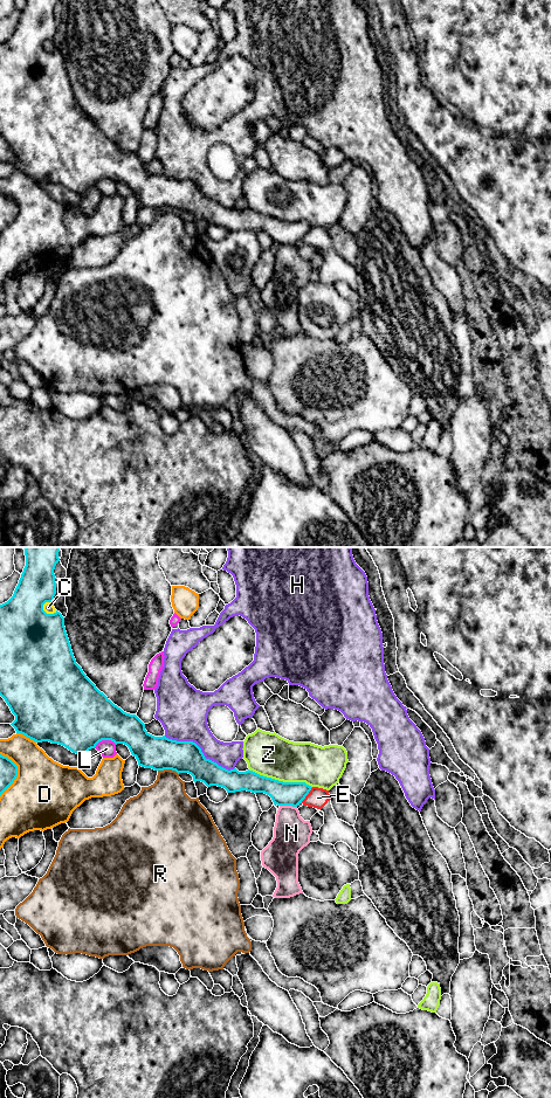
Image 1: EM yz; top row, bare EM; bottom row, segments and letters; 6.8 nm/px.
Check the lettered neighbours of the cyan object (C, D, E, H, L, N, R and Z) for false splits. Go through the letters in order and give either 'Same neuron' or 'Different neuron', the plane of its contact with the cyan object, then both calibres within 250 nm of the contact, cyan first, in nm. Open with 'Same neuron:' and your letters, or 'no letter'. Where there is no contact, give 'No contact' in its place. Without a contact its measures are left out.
Same neuron: no letter
C: Different neuron. Touches cyan in yz. Thickness 480 nm (cyan) against 80 nm
D: Different neuron. Touches cyan in yz. Thickness 460 nm (cyan) against 280 nm
E: Different neuron. Touches cyan in yz. Thickness 160 nm (cyan) against 140 nm
H: Different neuron. Touches cyan in yz. Thickness 220 nm (cyan) against 320 nm
L: Different neuron. Touches cyan in yz. Thickness 460 nm (cyan) against 110 nm
N: Different neuron. Touches cyan in yz. Thickness 160 nm (cyan) against 240 nm
R: Different neuron. Touches cyan in yz. Thickness 240 nm (cyan) against 320 nm
Z: Different neuron. Touches cyan in yz. Thickness 160 nm (cyan) against 300 nm

